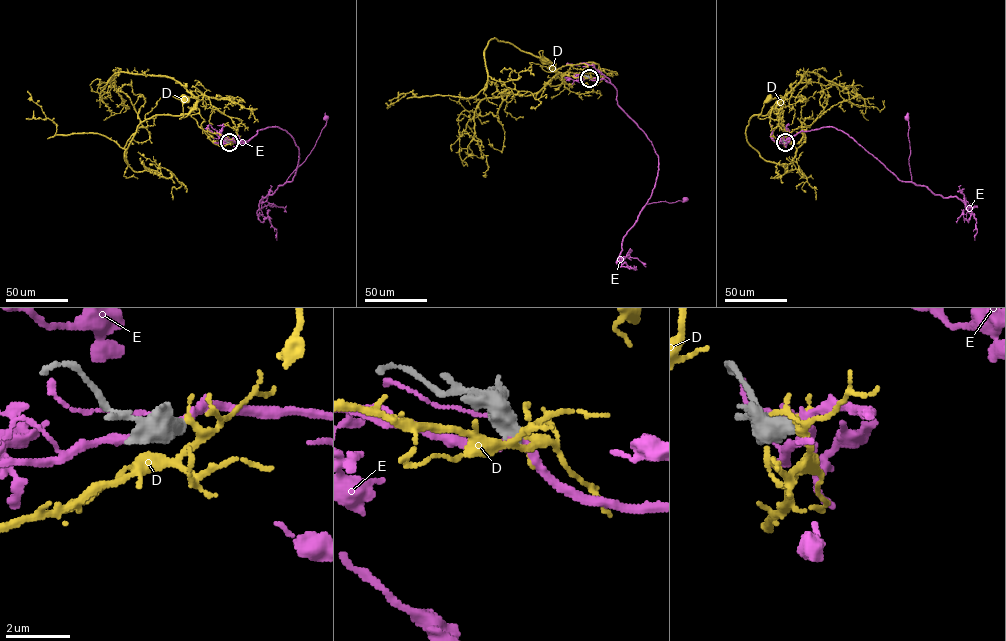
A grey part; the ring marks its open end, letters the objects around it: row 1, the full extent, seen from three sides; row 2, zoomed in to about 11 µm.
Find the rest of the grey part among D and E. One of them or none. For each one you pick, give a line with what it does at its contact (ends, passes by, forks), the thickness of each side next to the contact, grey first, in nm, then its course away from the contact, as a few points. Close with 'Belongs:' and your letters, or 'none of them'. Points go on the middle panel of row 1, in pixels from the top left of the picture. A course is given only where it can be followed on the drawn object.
Belongs: none of them

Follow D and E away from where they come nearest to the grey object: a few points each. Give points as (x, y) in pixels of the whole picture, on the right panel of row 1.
D: (785, 142), (784, 127), (780, 117), (783, 102), (773, 107), (768, 117), (758, 117), (769, 98)
E: (785, 142), (802, 131), (833, 127), (852, 137), (899, 179), (911, 181), (907, 118)

